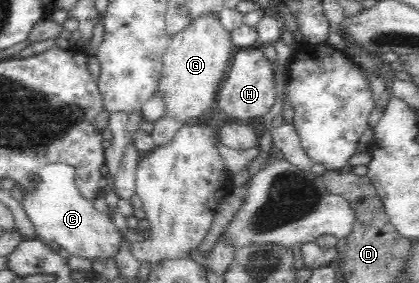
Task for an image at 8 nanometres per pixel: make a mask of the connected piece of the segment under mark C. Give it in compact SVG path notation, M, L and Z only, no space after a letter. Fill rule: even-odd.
M49 163L38 171L40 184L34 191L24 193L22 208L34 224L37 240L66 250L70 256L96 260L116 260L125 233L115 227L113 221L93 207L92 200L81 197L75 185L74 167L66 163Z

